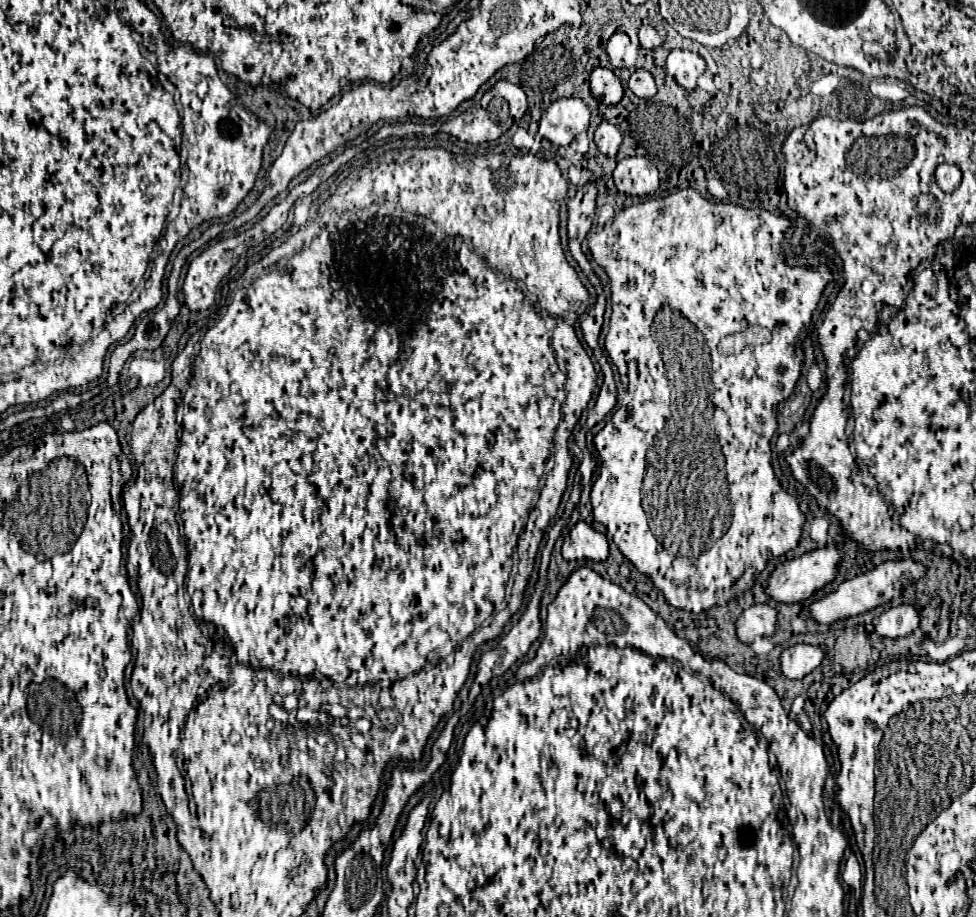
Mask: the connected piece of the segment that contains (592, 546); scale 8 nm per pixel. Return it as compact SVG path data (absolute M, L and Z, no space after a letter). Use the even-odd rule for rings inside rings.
M578 523L570 533L570 543L564 543L562 555L566 557L566 561L578 561L578 559L604 561L608 557L608 541L602 533L594 535L592 529L588 531L586 523ZM580 529L586 529L586 533L582 535Z

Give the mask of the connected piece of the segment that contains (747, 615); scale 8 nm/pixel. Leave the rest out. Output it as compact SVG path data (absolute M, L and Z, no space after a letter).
M768 603L764 605L752 605L746 609L740 619L738 619L738 639L744 643L754 643L758 637L772 637L778 627L778 611L770 607Z

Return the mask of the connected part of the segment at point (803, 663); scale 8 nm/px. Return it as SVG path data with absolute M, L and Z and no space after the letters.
M792 645L780 655L782 673L788 679L802 679L812 673L824 659L824 649L816 645Z

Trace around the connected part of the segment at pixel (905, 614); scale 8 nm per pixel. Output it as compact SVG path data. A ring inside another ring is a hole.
M898 605L890 607L878 617L876 633L882 637L898 639L910 635L920 625L920 613L914 605Z

